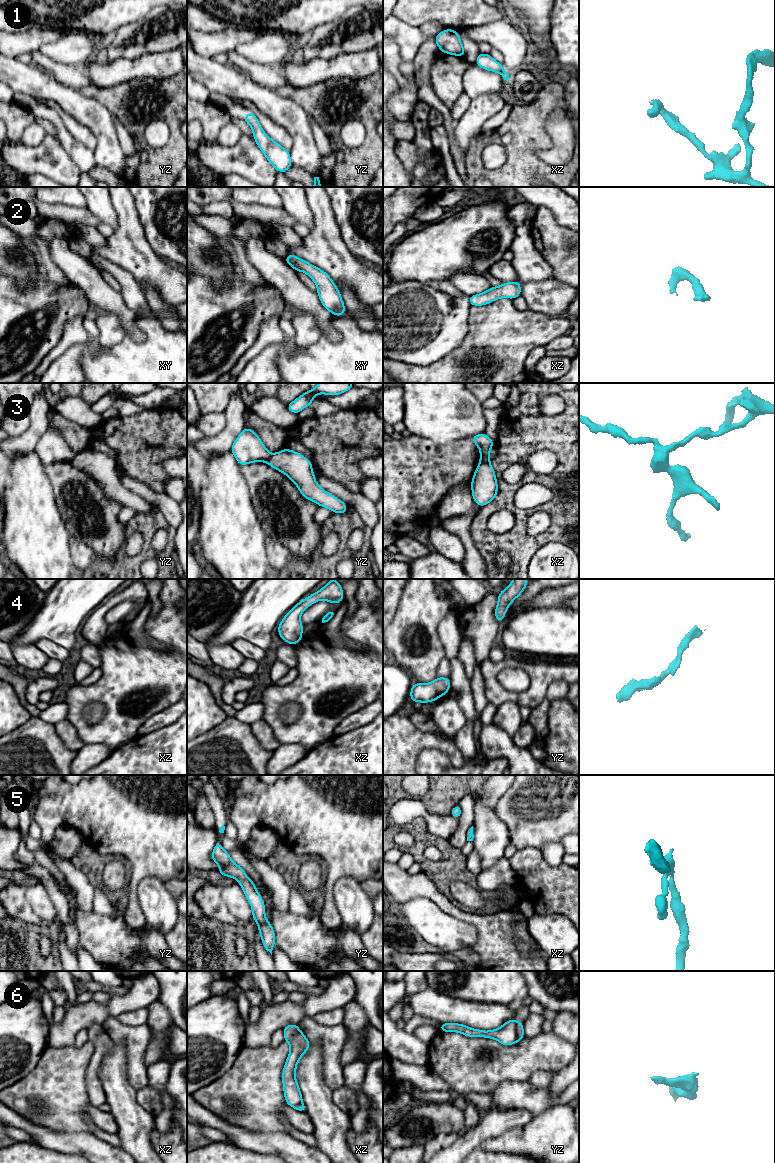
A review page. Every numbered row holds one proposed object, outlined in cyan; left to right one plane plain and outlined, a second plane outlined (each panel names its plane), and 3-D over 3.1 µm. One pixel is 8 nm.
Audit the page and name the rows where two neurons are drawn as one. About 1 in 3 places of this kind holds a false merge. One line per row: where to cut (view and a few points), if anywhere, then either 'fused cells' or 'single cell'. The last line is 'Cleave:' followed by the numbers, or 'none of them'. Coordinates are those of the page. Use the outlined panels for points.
1: no cut; single cell
2: no cut; single cell
3: cut in xz along (489, 461), (480, 463); fused cells
4: no cut; single cell
5: no cut; single cell
6: cut in yz along (515, 1021), (516, 1041); fused cells
Cleave: 3, 6

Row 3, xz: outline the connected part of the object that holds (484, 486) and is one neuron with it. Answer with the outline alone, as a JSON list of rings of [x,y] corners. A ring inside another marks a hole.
[[[490,462],[479,463],[472,481],[472,497],[480,507],[492,502],[498,493],[495,471]]]

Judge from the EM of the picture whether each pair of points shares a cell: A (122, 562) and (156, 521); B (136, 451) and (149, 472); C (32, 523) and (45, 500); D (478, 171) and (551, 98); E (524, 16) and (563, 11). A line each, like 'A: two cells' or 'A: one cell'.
A: one cell
B: one cell
C: one cell
D: one cell
E: two cells

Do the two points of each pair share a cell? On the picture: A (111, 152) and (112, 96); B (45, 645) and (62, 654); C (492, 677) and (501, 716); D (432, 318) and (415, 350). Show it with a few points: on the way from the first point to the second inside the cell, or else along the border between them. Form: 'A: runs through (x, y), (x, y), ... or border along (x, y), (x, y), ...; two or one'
A: border along (94, 99), (97, 99), (116, 118); two
B: runs through (49, 648), (58, 653); one
C: border along (520, 706), (511, 701), (506, 701), (497, 707); two
D: runs through (424, 326), (415, 335), (415, 342); one

